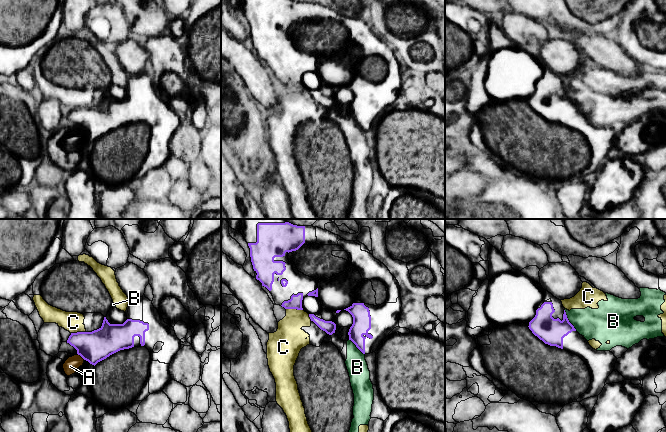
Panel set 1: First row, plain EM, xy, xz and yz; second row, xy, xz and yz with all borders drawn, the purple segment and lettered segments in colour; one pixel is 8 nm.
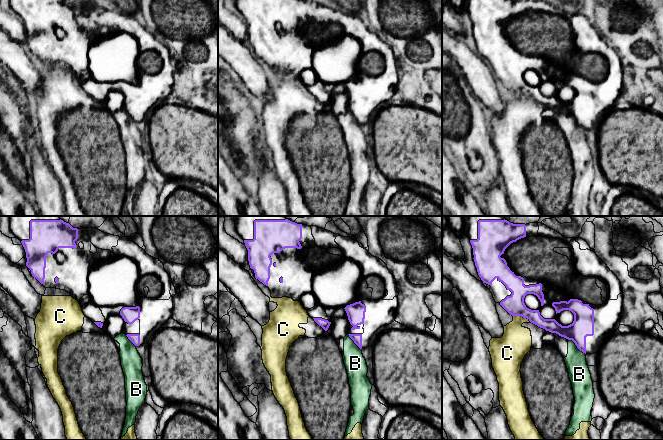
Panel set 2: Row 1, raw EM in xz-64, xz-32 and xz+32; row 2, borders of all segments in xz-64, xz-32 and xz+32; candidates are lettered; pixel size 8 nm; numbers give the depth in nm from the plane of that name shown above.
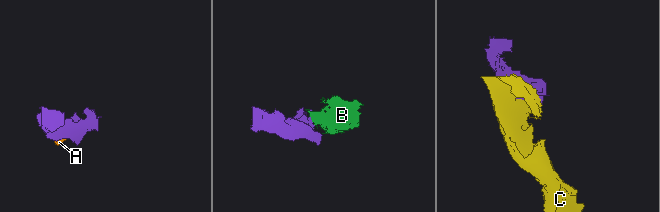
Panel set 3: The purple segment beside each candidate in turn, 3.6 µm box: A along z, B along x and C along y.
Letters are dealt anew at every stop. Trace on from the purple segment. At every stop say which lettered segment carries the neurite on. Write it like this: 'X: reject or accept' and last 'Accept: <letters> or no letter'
A: reject
B: reject
C: reject
Accept: no letter

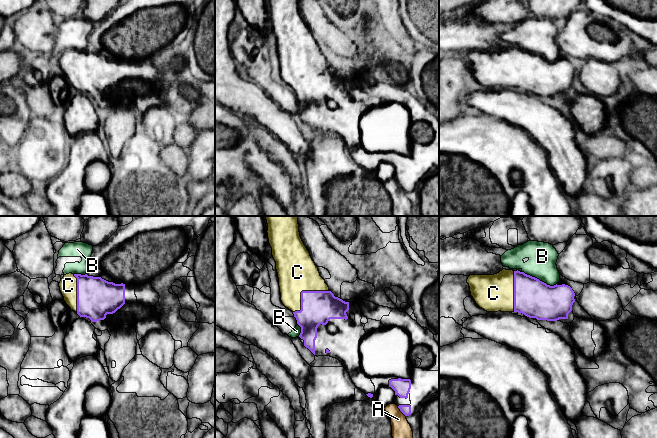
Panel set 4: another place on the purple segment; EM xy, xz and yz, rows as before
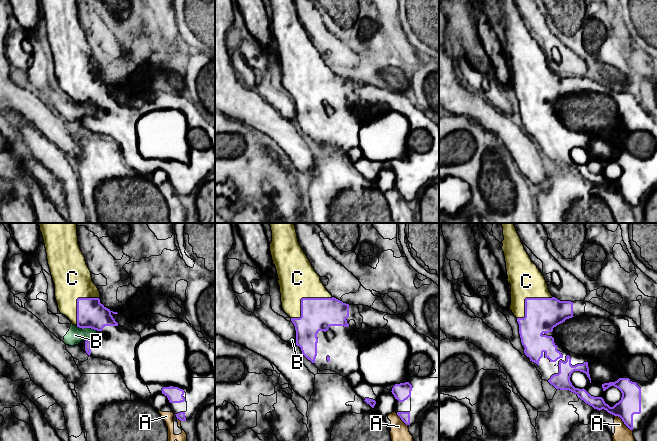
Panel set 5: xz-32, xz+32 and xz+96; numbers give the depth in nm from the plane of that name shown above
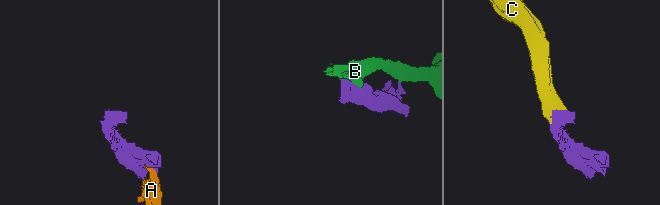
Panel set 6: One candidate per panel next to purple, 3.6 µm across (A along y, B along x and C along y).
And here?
A: reject
B: reject
C: accept
Accept: C

